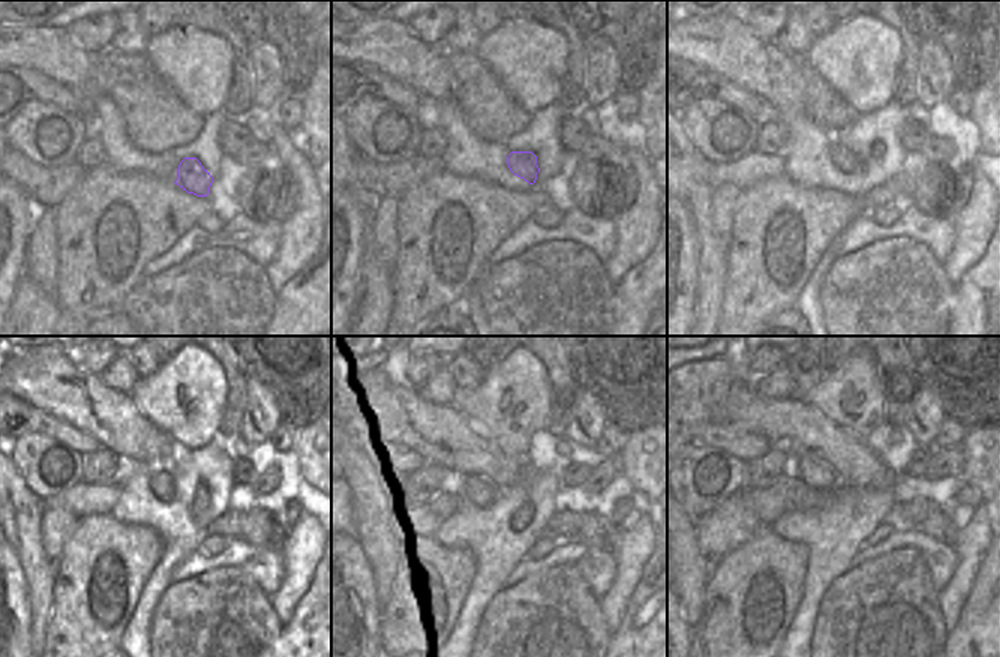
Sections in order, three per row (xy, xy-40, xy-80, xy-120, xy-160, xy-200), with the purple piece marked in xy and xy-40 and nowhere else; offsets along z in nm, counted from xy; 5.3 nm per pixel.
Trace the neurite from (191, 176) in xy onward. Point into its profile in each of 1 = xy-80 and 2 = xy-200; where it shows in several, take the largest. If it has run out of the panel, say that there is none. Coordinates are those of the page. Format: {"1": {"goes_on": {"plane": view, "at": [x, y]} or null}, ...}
{"1": {"goes_on": {"plane": "xy-80", "at": [843, 159]}}, "2": {"goes_on": {"plane": "xy-200", "at": [810, 468]}}}

